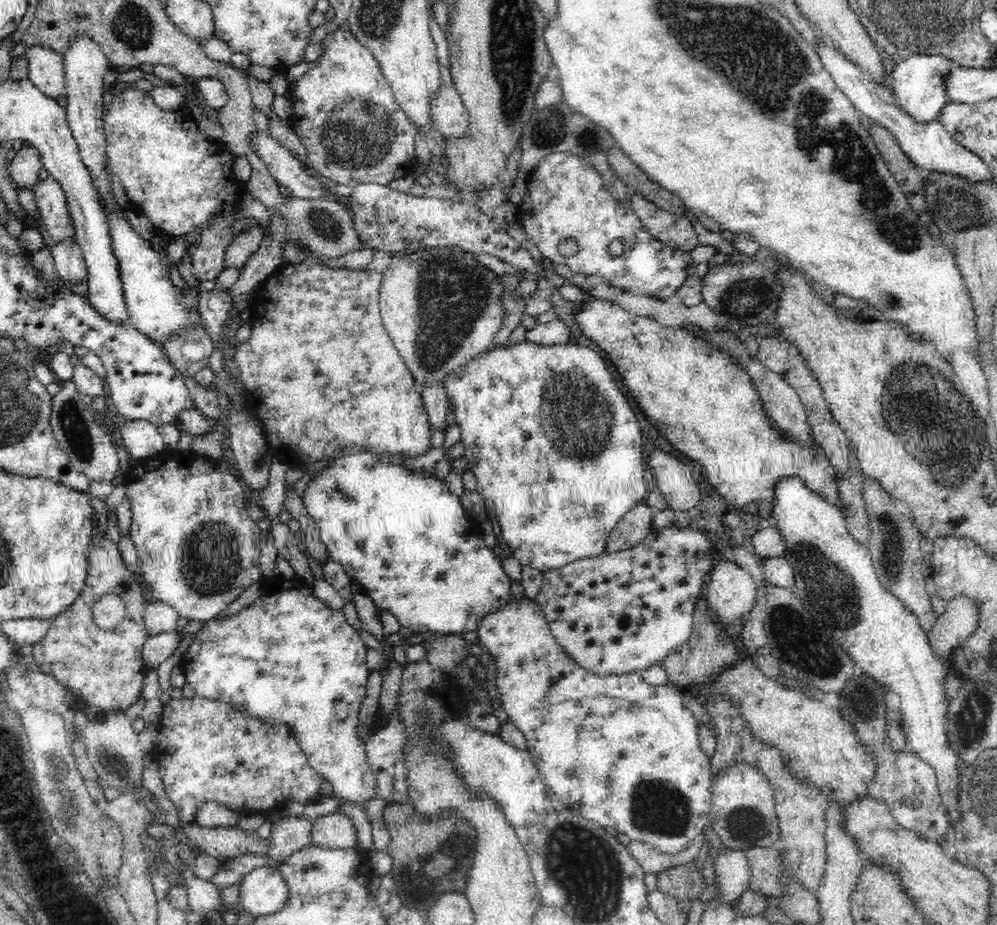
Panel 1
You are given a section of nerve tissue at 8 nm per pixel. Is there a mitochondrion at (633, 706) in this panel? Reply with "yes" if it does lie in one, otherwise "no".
yes

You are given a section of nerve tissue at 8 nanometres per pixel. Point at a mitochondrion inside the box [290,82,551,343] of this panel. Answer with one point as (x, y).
(358, 133)

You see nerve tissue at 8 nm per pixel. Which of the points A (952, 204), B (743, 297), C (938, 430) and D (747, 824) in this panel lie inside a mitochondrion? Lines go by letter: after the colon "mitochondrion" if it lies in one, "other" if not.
A: mitochondrion
B: mitochondrion
C: mitochondrion
D: mitochondrion

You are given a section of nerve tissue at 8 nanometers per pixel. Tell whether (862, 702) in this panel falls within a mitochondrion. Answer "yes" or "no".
yes

